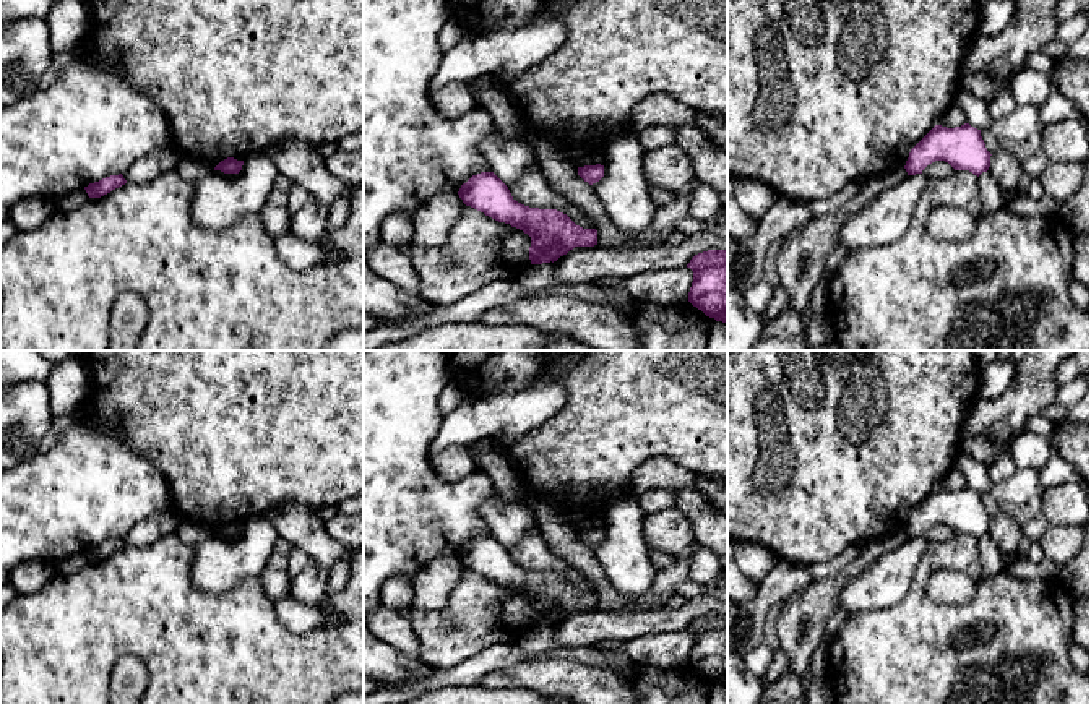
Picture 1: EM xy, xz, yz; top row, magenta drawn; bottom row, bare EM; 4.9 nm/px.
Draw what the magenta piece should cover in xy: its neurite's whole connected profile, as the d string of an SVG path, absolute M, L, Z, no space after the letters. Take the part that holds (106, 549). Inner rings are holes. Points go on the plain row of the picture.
M119 537L119 539L110 539L99 545L89 547L88 550L84 550L84 553L89 561L101 561L125 547L127 543L123 542L122 537Z

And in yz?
M969 487L955 492L935 488L911 513L904 532L908 539L916 539L922 537L929 527L945 524L955 534L969 534L979 540L989 534L990 519L981 500L981 493Z

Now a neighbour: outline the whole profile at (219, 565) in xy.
M253 517L244 524L237 540L209 537L195 545L192 581L209 595L222 595L248 577L258 577L266 568L279 539L266 517Z

